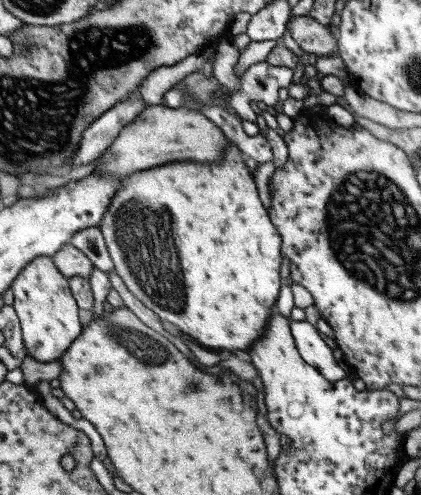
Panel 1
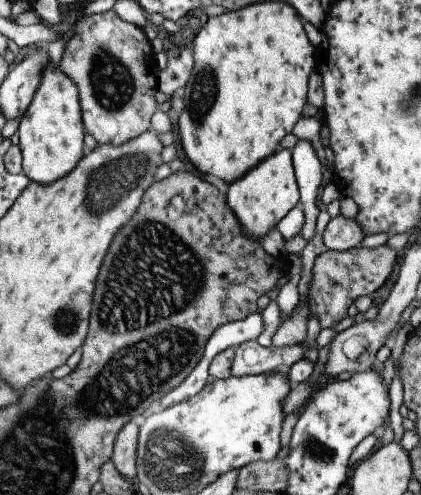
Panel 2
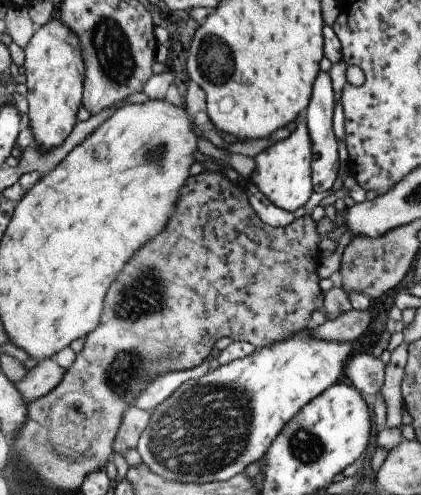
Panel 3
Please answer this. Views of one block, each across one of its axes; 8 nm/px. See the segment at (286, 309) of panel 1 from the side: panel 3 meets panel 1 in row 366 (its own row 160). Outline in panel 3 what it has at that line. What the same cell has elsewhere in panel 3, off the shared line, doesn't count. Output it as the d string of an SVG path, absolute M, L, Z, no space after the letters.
M319 72L319 76L313 82L309 106L305 108L305 120L307 120L307 130L311 138L311 150L313 150L313 162L311 162L311 184L313 192L325 192L331 190L335 178L337 178L337 168L339 168L339 158L337 158L337 138L333 136L331 128L331 116L333 116L333 90L331 90L331 80L329 72Z

